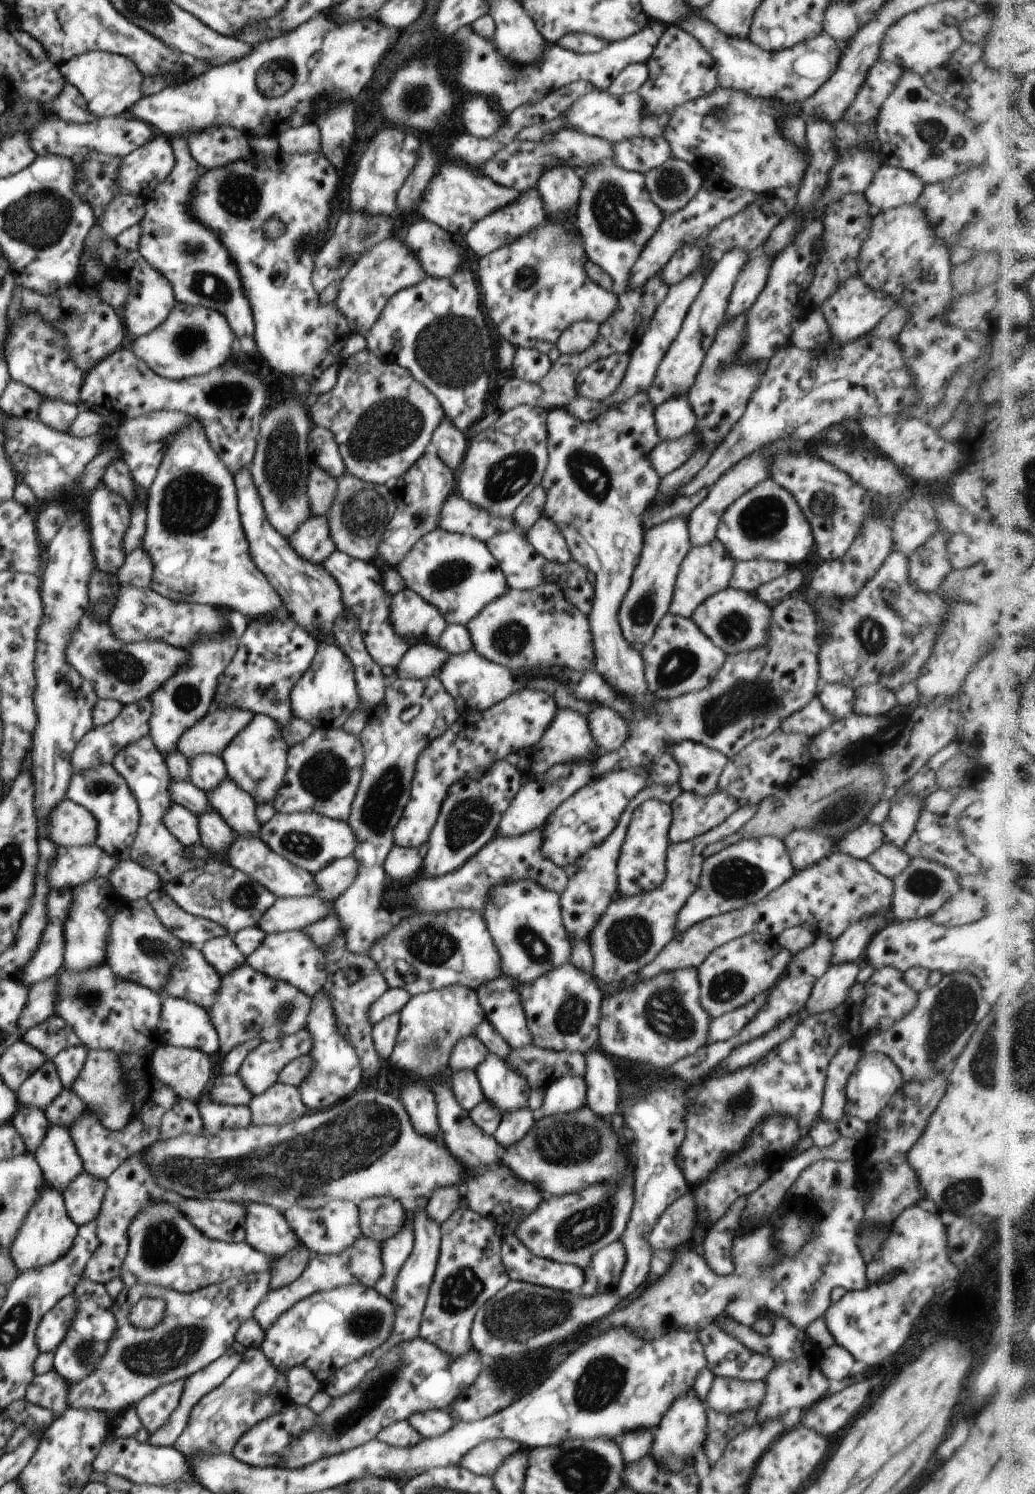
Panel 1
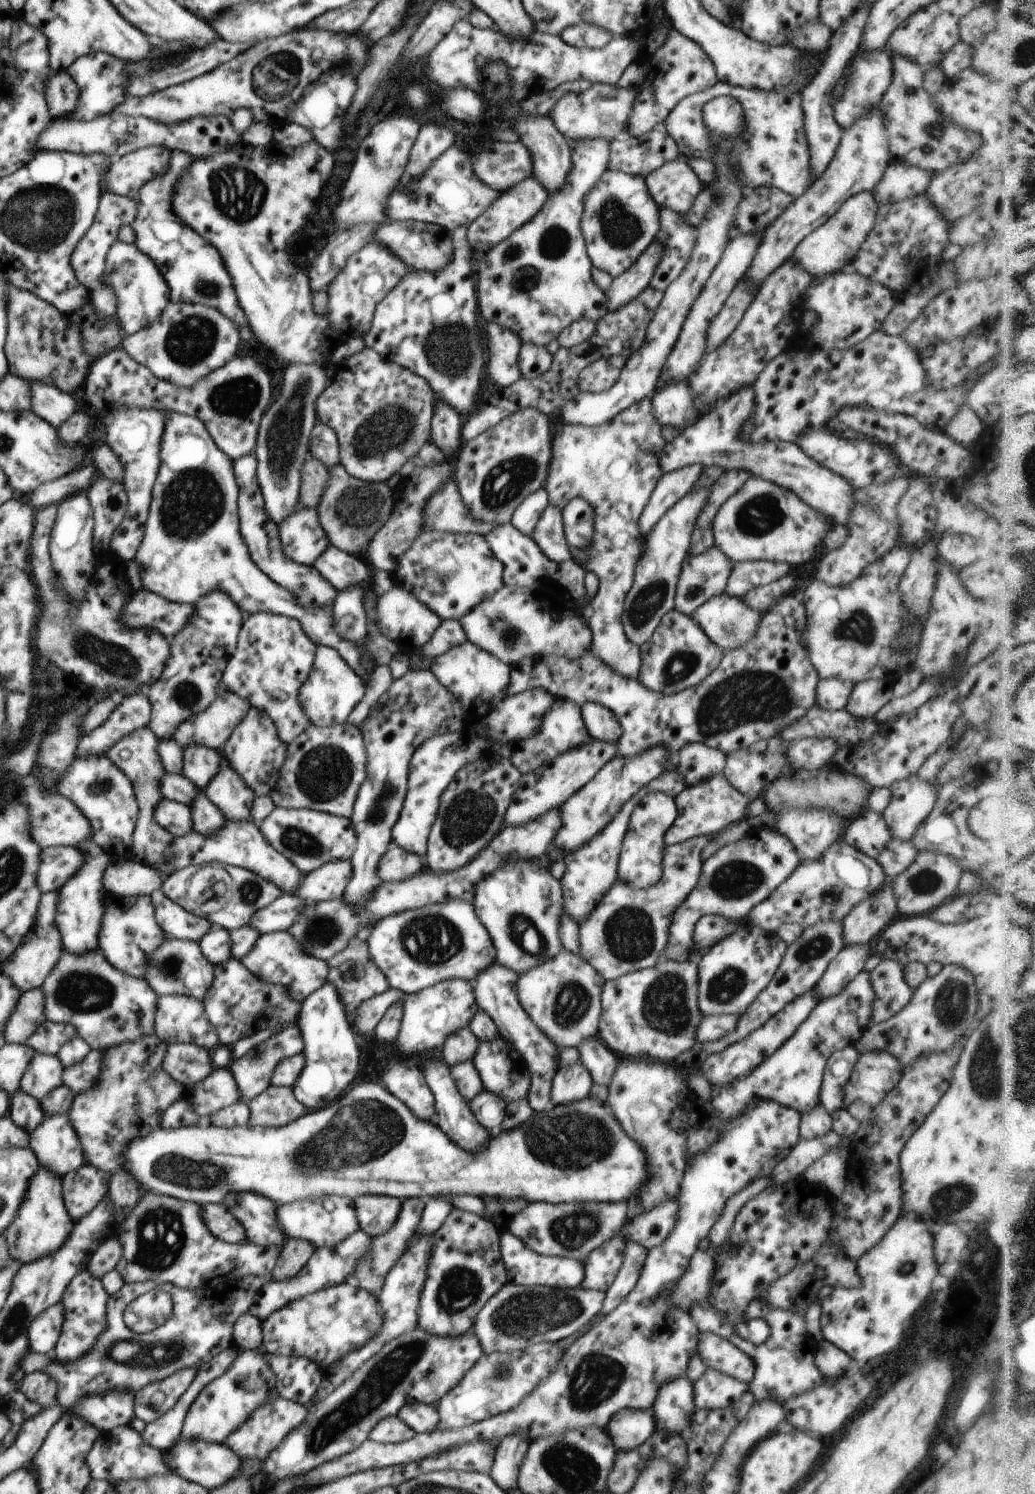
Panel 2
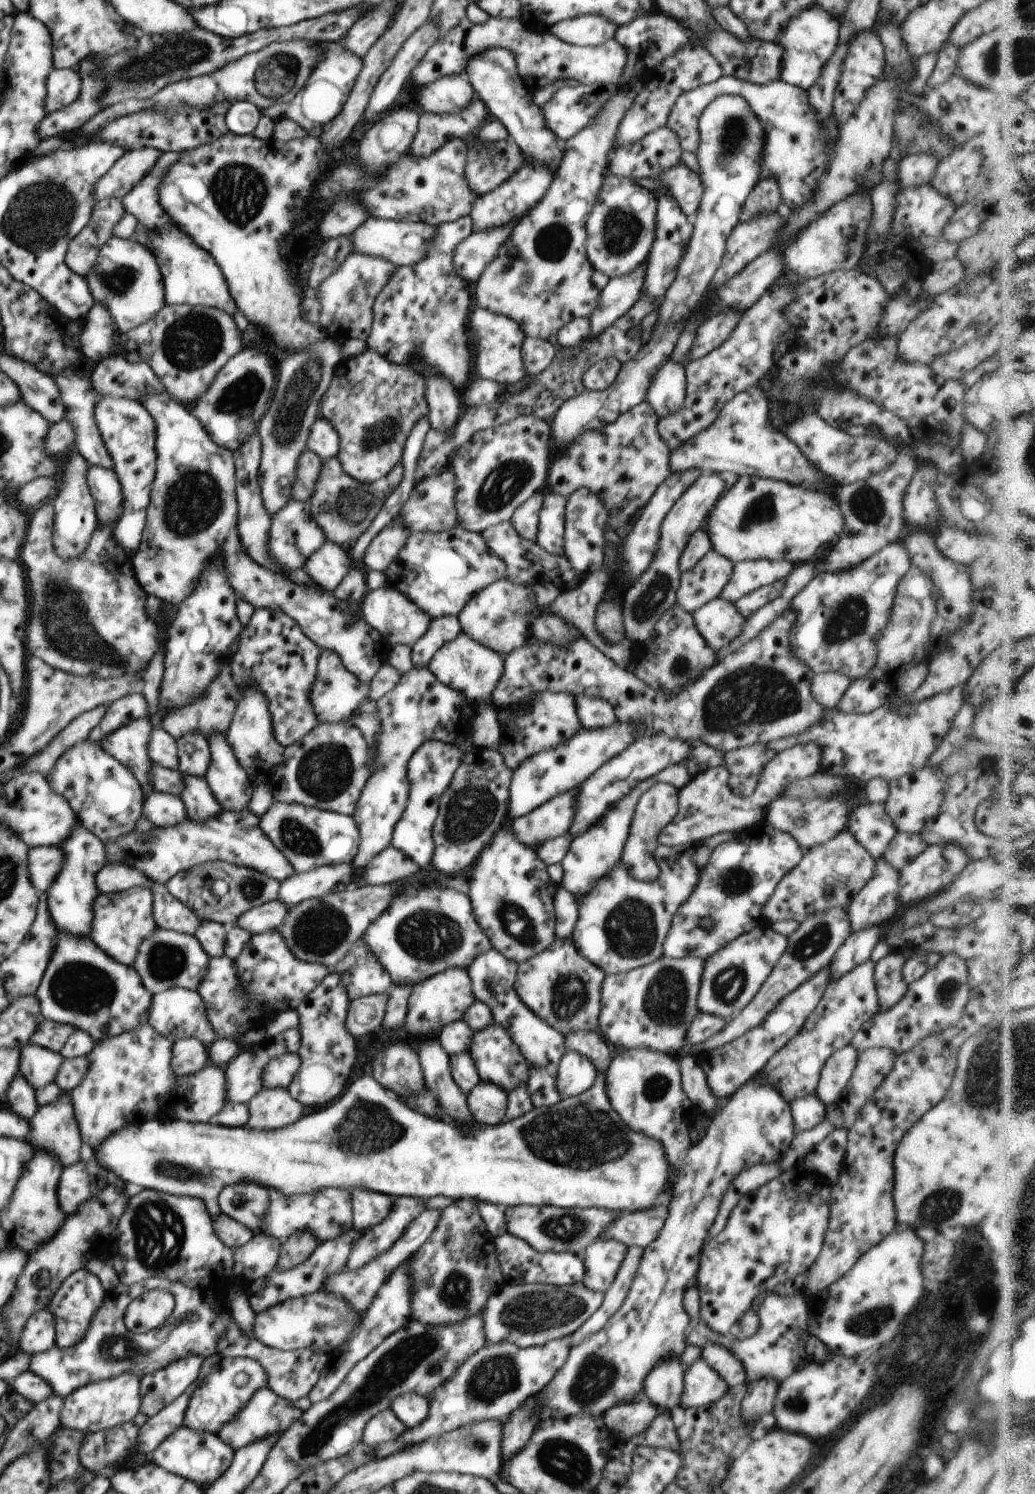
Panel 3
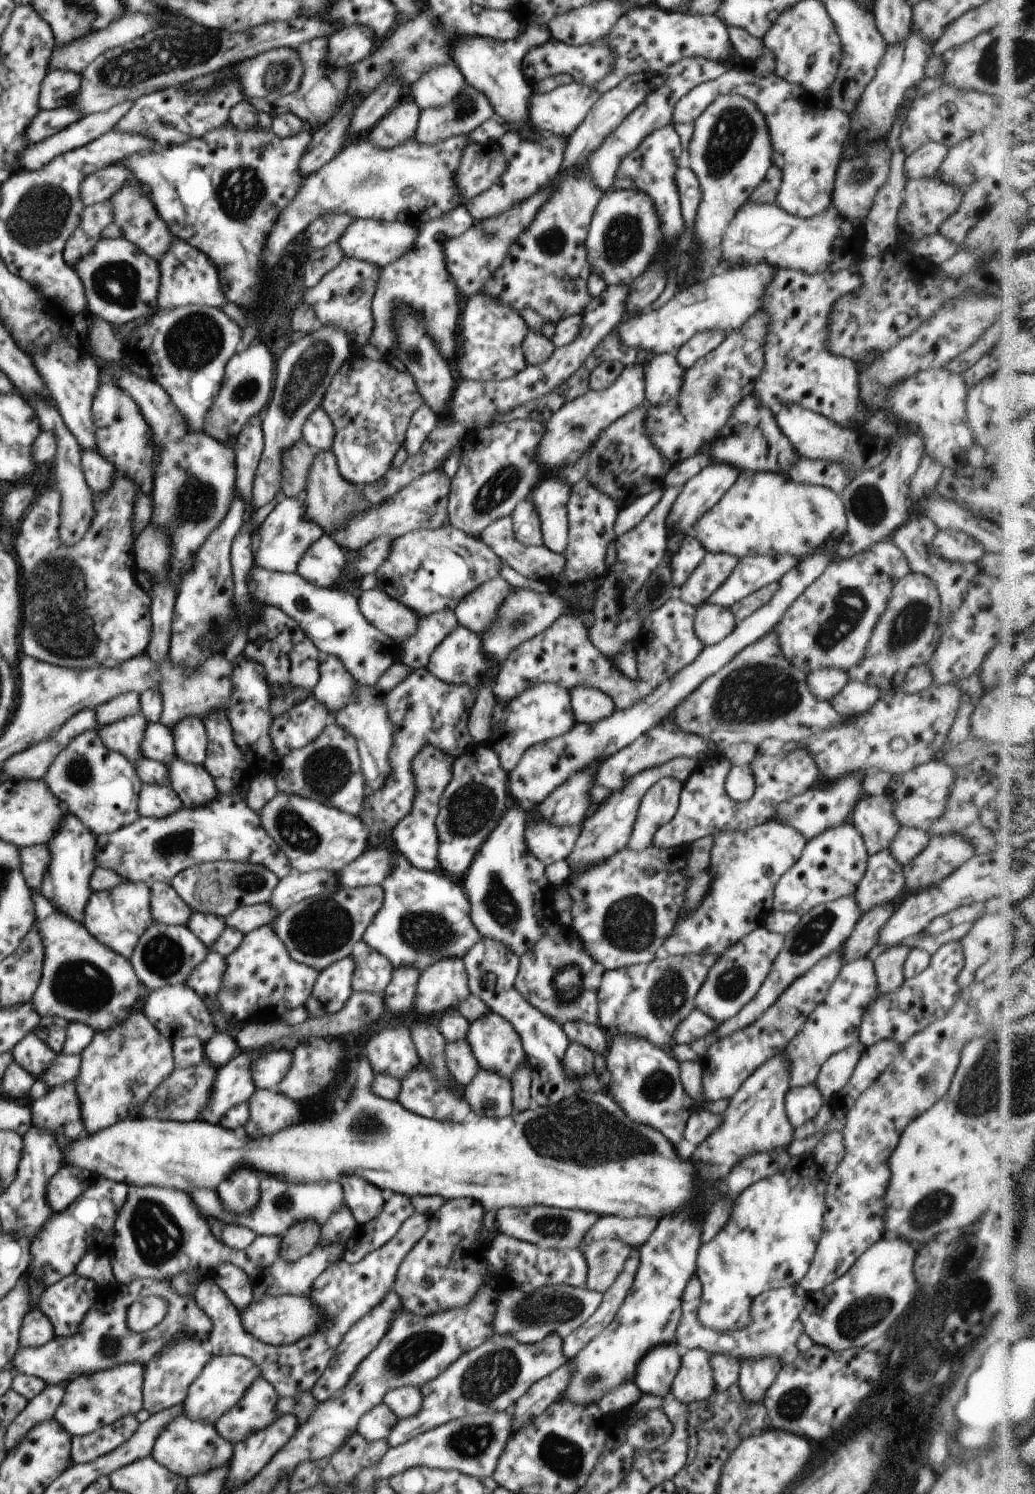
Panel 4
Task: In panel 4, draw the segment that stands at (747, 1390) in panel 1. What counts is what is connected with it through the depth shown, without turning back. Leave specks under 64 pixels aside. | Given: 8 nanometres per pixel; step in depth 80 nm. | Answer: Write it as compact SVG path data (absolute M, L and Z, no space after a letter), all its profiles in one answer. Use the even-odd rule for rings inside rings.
M692 1349L682 1358L681 1370L675 1376L670 1396L685 1405L702 1402L715 1392L709 1352Z

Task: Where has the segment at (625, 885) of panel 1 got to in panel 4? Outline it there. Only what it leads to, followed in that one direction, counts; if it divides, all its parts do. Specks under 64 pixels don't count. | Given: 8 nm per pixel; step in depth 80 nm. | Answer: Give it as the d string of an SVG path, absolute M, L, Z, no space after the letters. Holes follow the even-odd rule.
M666 777L647 790L638 809L628 849L643 851L653 845L654 833L674 818L682 787L678 779Z

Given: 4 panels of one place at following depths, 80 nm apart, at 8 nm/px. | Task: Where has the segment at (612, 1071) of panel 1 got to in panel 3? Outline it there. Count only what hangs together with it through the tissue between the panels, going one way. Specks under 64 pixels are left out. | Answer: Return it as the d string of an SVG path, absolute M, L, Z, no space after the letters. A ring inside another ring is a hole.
M577 1031L569 1033L565 1038L565 1045L568 1051L576 1051L585 1056L598 1072L606 1075L611 1063L612 1054L604 1038L596 1031Z

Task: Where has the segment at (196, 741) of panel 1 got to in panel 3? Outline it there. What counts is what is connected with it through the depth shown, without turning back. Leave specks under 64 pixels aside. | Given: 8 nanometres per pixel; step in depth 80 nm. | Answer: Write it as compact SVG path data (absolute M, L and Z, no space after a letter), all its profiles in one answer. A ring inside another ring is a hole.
M230 664L223 665L214 680L210 683L207 692L194 703L181 709L168 710L167 715L163 718L160 726L168 731L176 740L181 739L188 733L202 733L207 740L215 735L224 735L230 728L234 711L238 706L243 694L236 688L236 684L230 678Z

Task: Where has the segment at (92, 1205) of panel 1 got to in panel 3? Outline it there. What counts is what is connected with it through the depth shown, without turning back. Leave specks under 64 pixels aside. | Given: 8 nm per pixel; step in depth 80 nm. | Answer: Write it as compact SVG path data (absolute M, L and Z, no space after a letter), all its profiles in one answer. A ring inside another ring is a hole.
M94 1160L64 1167L57 1186L62 1210L67 1215L76 1213L79 1207L96 1198L111 1180L111 1173Z

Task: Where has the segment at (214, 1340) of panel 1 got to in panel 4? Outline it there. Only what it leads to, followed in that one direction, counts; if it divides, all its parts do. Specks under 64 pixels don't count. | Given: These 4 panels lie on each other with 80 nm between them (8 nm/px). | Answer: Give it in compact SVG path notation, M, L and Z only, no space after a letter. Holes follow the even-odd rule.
M141 1278L130 1284L120 1284L112 1294L105 1294L85 1314L79 1331L69 1337L54 1337L50 1342L38 1348L19 1347L11 1364L15 1370L37 1376L47 1385L65 1386L80 1375L93 1375L124 1363L147 1364L161 1354L166 1346L180 1339L183 1335L191 1335L206 1346L213 1324L210 1317L197 1305L194 1295L181 1295L171 1287L171 1282L155 1278ZM142 1296L163 1296L169 1304L164 1320L143 1333L135 1333L126 1324L128 1307Z

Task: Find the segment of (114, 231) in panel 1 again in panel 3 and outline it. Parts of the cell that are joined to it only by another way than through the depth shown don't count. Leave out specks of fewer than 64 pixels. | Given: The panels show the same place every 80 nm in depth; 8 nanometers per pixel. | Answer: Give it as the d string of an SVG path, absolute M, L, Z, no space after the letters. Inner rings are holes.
M114 197L95 204L88 224L70 241L65 256L68 268L87 277L97 265L101 248L113 237L112 230L126 214L121 199Z

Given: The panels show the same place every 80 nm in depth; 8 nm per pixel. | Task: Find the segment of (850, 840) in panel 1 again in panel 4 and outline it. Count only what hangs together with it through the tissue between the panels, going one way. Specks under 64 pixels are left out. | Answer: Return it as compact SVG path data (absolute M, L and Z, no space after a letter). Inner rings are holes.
M889 794L880 796L868 796L864 800L860 800L855 804L849 821L856 827L856 830L863 838L866 850L869 855L887 850L896 833L901 829L902 825L893 813L894 804Z

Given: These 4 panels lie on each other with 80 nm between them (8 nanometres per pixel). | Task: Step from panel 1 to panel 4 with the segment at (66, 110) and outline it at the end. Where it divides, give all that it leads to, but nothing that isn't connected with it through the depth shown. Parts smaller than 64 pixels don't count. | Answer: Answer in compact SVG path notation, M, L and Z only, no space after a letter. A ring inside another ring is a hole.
M52 69L44 77L39 92L39 107L45 111L71 104L80 92L81 73Z

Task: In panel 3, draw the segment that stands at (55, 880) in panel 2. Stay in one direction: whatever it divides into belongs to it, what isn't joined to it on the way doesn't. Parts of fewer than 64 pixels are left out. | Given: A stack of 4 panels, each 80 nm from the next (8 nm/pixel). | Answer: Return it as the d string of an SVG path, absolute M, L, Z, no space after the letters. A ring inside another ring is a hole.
M41 846L29 850L29 875L36 890L46 893L62 870L65 852L62 847Z

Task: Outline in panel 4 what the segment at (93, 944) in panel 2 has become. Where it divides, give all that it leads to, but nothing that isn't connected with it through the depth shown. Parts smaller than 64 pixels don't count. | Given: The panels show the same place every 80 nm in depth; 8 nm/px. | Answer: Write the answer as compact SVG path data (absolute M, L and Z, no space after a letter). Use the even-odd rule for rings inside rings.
M65 812L61 827L47 841L51 859L40 892L55 905L55 909L68 918L82 924L85 919L85 906L94 892L91 887L92 873L98 868L96 862L97 836L84 823L70 812Z

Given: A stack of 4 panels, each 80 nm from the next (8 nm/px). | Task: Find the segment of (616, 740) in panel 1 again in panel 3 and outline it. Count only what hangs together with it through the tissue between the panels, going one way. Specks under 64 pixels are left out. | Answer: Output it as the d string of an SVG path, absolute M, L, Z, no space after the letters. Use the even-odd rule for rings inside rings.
M583 694L574 698L576 710L584 729L607 729L616 723L615 710L609 702Z

